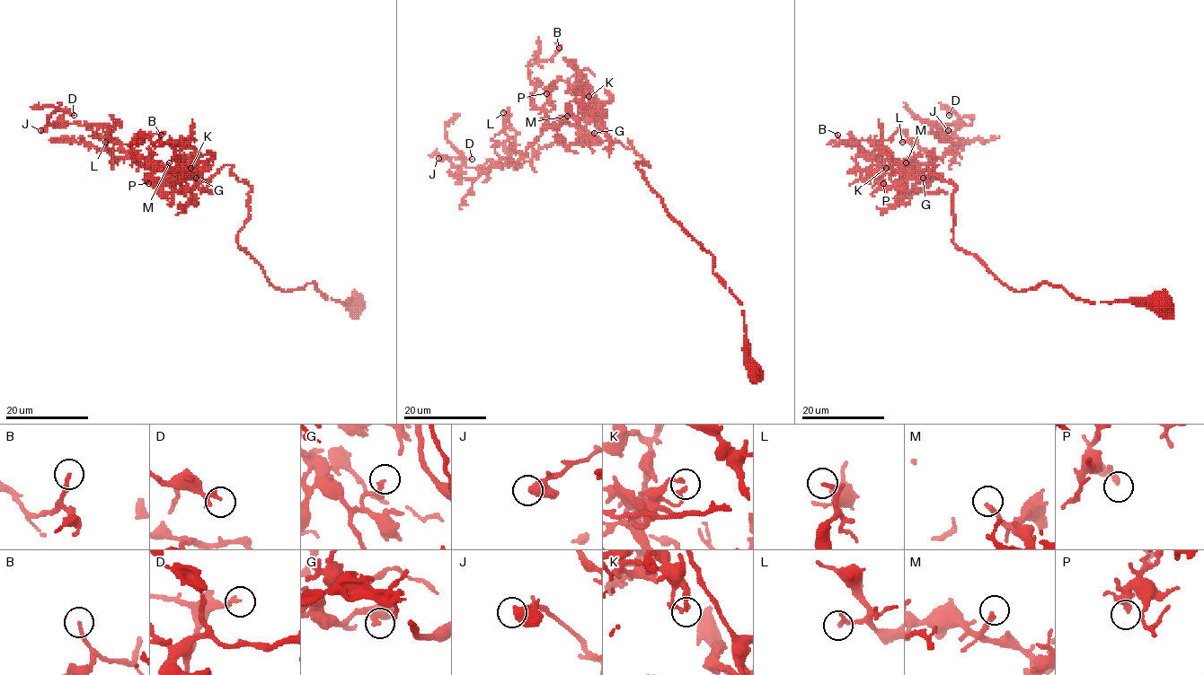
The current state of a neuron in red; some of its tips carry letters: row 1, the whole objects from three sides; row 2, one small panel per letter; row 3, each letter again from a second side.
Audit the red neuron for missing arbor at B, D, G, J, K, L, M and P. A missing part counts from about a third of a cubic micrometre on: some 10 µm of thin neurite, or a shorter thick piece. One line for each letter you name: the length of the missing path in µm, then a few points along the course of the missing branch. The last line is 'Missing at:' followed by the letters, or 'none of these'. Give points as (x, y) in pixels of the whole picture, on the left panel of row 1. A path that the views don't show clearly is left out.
M: Missing length about 10 µm. Course of what is missing: (169, 162), (165, 151), (181, 142)
Missing at: M

